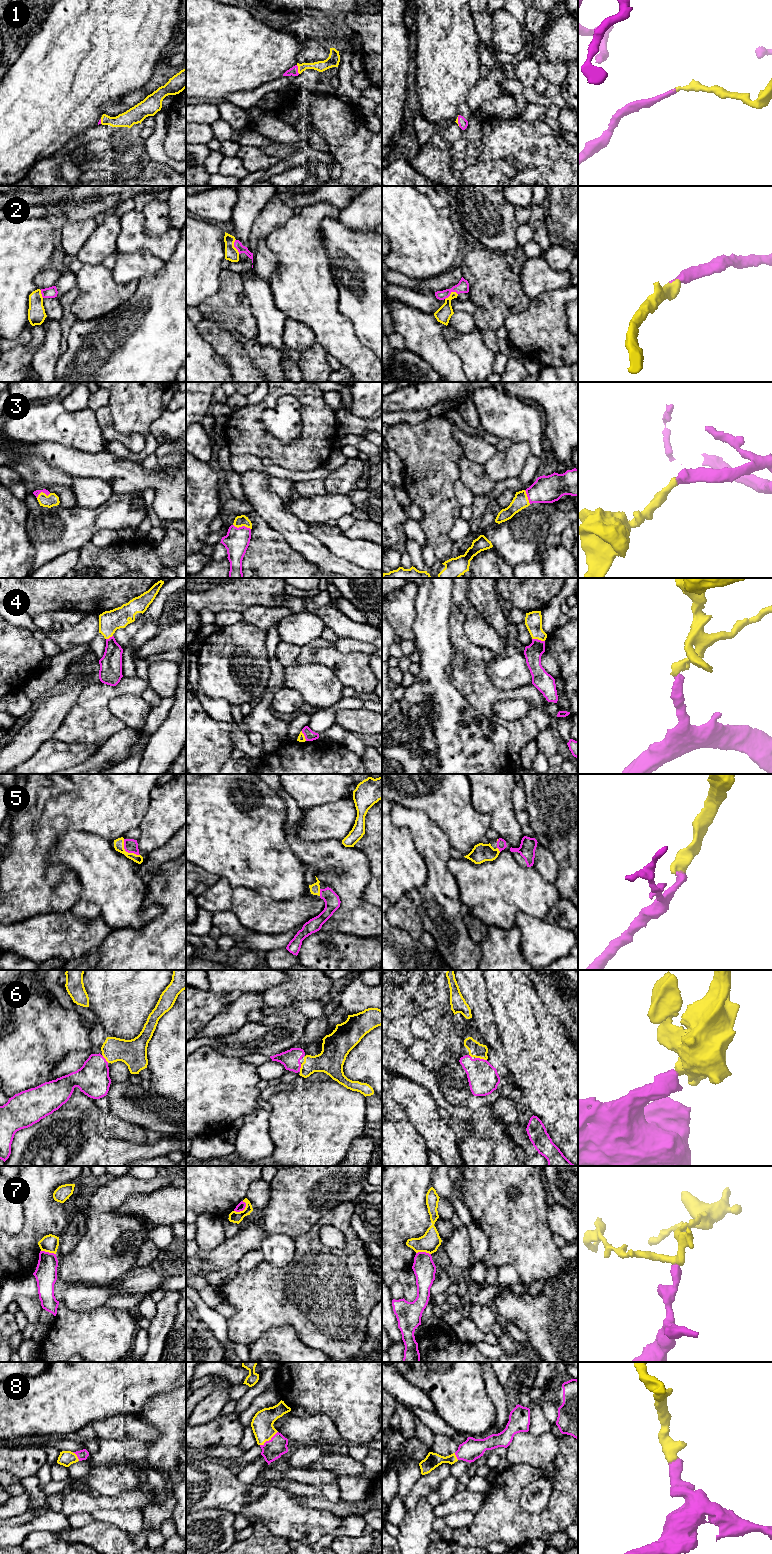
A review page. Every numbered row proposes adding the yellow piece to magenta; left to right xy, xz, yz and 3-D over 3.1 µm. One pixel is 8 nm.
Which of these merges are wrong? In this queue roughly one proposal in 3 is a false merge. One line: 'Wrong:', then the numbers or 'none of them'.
Wrong: 7

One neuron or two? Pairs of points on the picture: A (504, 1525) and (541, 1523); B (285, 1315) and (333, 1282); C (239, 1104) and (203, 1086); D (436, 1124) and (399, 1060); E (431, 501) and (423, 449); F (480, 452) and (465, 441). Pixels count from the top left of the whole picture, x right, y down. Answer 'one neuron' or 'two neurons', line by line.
A: one neuron
B: one neuron
C: one neuron
D: two neurons
E: one neuron
F: one neuron

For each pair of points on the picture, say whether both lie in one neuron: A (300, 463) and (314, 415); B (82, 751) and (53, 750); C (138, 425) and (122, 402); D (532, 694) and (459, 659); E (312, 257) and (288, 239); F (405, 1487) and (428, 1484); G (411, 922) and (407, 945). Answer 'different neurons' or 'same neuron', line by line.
A: same neuron
B: same neuron
C: same neuron
D: same neuron
E: same neuron
F: different neurons
G: different neurons

